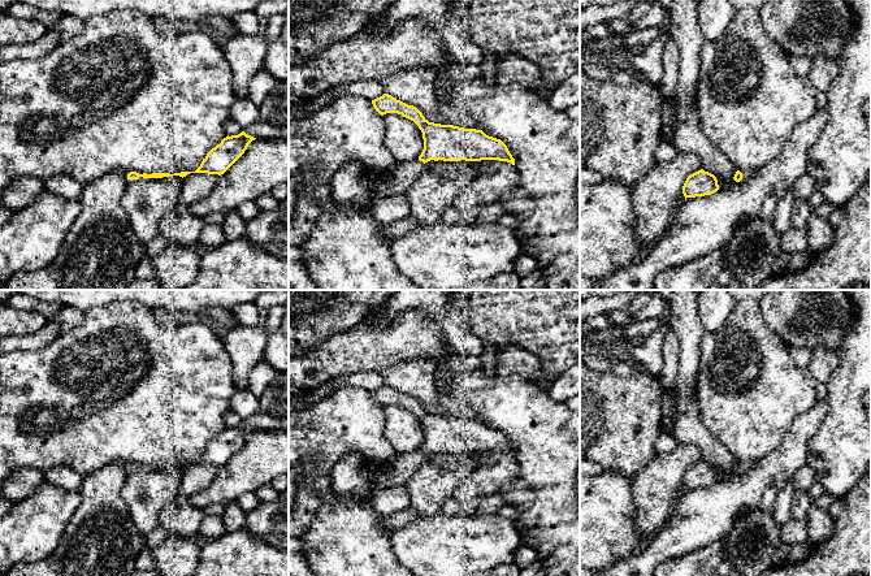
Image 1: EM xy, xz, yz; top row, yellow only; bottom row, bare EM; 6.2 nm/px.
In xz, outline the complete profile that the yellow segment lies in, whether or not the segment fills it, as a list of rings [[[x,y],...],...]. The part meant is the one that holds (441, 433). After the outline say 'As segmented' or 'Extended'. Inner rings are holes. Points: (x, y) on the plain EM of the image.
[[[389,385],[372,391],[372,395],[381,407],[398,404],[413,412],[424,430],[424,441],[417,451],[368,463],[368,476],[374,486],[404,486],[421,465],[424,455],[430,451],[499,451],[515,456],[515,450],[507,437],[482,421],[429,413],[416,398],[396,391]]]. Extended

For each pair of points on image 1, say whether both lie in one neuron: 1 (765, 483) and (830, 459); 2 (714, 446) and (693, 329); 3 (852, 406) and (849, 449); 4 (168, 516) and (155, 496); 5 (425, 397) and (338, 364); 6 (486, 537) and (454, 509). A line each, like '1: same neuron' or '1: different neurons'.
1: different neurons
2: same neuron
3: same neuron
4: different neurons
5: different neurons
6: different neurons

